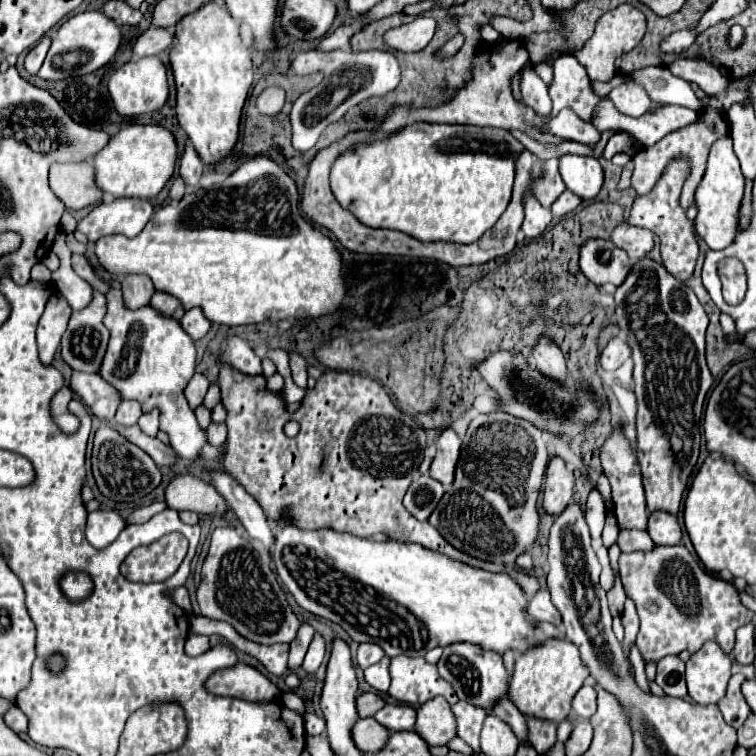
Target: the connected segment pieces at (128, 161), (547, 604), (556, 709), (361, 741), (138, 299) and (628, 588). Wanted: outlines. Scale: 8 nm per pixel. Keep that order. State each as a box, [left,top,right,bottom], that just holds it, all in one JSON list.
[[95,125,177,197],[527,589,561,627],[507,639,587,723],[351,717,389,753],[121,275,155,309],[619,543,753,661]]

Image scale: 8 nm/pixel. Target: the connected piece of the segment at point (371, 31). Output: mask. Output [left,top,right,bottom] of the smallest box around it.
[351,13,403,53]

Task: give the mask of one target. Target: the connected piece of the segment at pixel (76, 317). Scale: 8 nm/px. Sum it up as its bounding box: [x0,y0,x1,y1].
[61,289,109,373]

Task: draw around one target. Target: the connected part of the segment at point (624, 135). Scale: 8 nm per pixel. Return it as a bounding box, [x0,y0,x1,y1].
[602,131,641,161]

